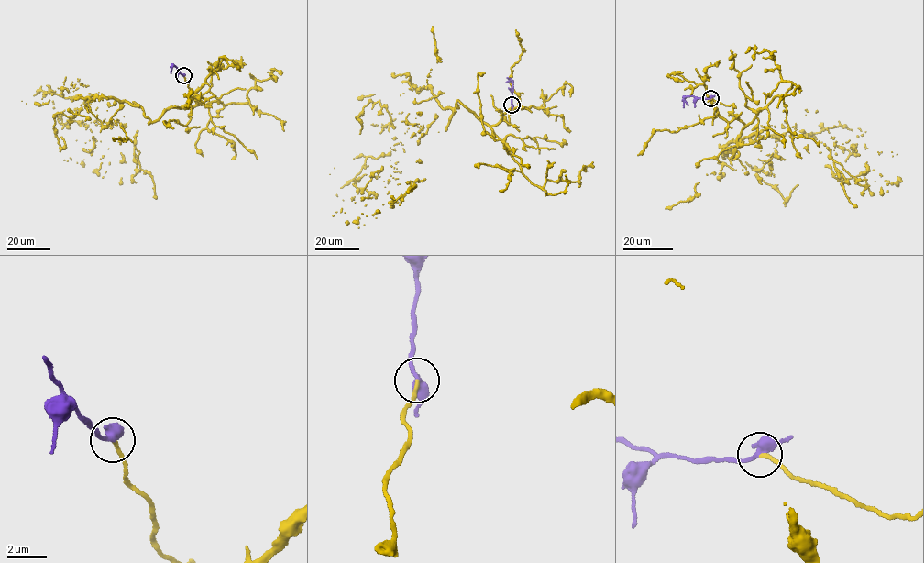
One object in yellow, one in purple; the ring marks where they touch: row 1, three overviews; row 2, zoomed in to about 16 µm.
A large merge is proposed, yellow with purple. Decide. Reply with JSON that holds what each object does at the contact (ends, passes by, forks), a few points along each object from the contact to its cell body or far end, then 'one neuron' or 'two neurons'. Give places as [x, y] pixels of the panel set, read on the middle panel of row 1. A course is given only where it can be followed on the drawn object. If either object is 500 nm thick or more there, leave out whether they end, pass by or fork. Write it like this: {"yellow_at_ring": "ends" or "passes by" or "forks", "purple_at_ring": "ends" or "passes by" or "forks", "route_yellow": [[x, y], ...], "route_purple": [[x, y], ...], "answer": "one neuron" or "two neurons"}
{"yellow_at_ring": "ends", "purple_at_ring": "passes by", "route_yellow": [[512, 104], [407, 131], [397, 179], [367, 185], [407, 193]], "route_purple": [[512, 104], [512, 82], [507, 77]], "answer": "one neuron"}

